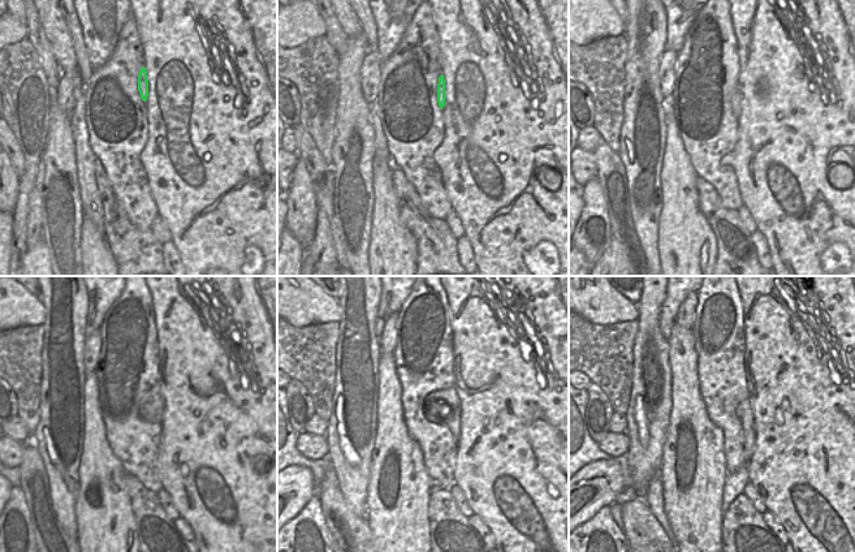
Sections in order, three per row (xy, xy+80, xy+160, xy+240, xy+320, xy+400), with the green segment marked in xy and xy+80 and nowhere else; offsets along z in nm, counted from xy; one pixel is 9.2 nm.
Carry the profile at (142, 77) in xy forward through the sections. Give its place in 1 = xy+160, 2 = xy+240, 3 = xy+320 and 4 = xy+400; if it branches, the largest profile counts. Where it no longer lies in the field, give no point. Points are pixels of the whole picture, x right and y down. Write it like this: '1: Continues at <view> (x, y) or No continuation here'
1: Continues at xy+160 (735, 98)
2: Continues at xy+240 (151, 402)
3: Continues at xy+320 (448, 397)
4: Continues at xy+400 (745, 410).

